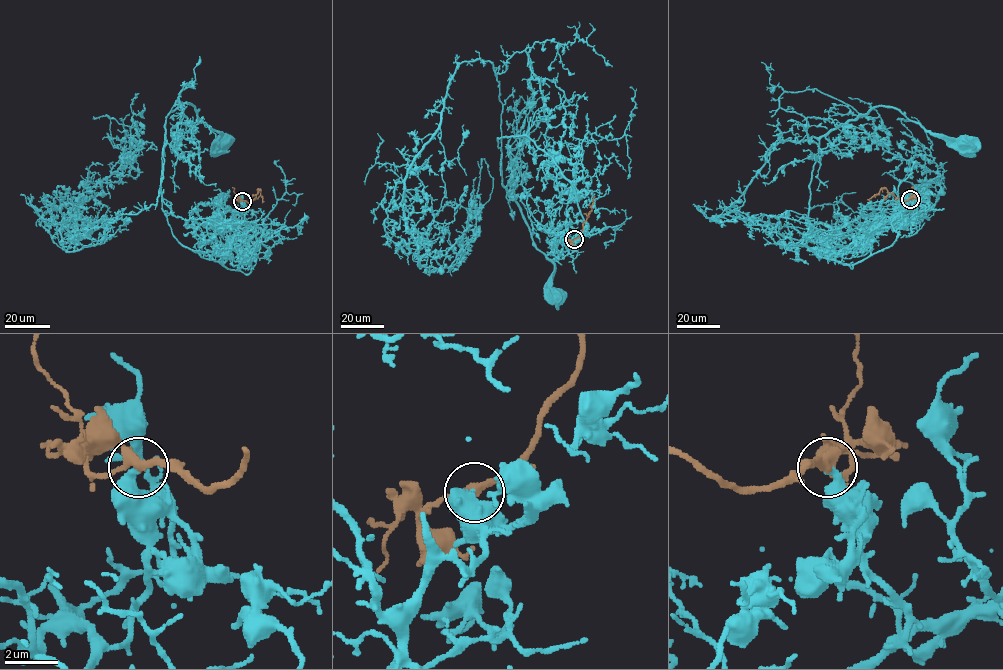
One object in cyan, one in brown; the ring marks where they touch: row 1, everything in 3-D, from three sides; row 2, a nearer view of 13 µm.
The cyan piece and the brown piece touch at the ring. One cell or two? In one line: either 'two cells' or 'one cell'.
one cell

